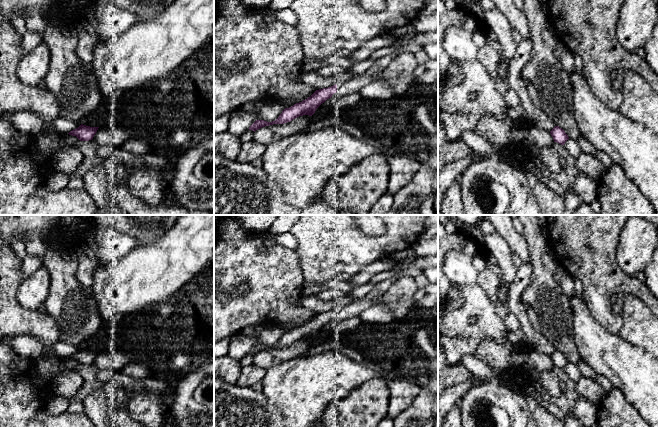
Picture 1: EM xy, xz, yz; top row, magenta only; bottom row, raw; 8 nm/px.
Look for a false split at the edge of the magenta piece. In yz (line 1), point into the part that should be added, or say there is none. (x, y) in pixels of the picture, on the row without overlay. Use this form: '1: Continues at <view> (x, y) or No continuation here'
1: No continuation here

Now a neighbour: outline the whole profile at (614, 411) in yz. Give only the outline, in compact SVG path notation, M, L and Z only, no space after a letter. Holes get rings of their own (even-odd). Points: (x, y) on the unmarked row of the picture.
M613 388L605 399L597 405L597 424L599 427L651 427L638 411L624 398L618 388Z

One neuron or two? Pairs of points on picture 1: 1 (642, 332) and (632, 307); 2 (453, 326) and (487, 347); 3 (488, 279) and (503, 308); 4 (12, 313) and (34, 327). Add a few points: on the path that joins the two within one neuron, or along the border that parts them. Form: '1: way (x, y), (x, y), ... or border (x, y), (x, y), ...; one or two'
1: way (640, 326), (635, 313); one
2: border (504, 343), (485, 338), (478, 345), (474, 355); two
3: way (490, 286), (496, 301); one
4: way (17, 318), (22, 322), (29, 322); one

